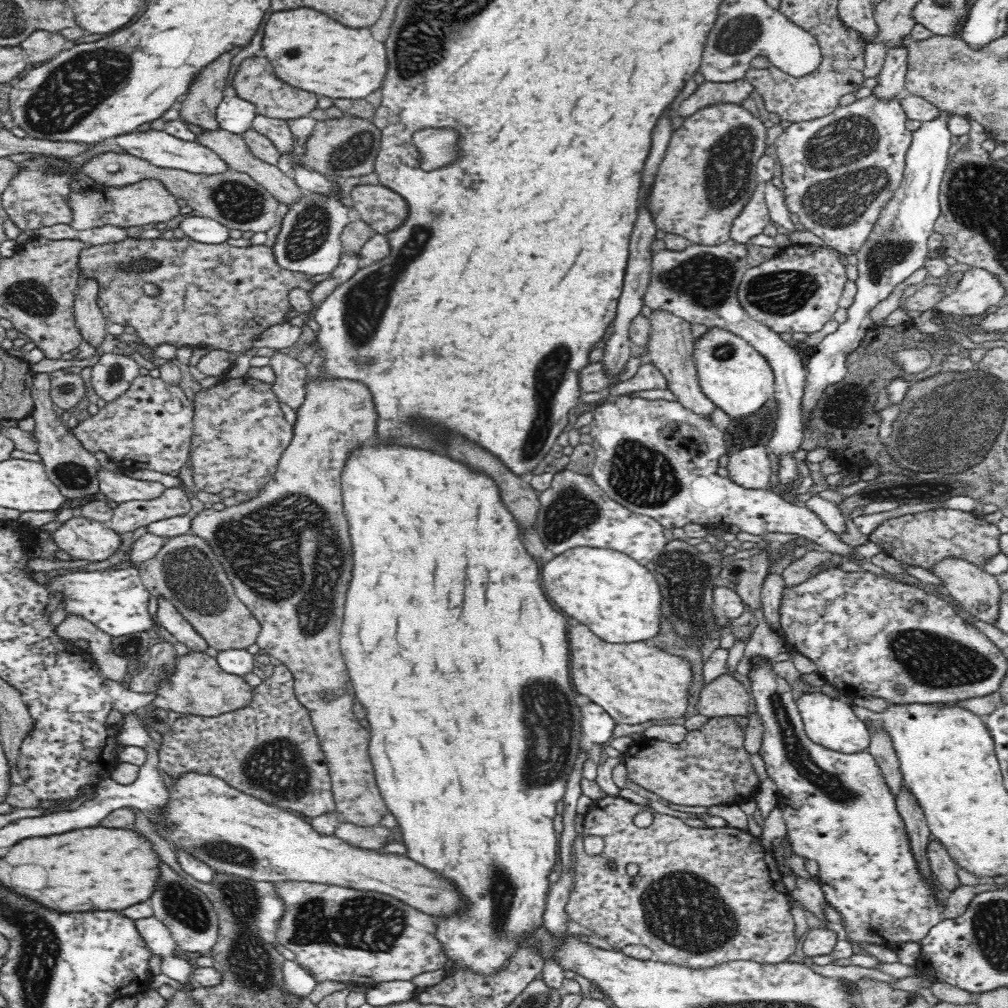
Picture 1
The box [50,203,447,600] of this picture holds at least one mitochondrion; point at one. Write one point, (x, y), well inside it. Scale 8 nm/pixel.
(365, 304)

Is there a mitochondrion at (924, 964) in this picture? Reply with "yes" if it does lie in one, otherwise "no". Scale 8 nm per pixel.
no

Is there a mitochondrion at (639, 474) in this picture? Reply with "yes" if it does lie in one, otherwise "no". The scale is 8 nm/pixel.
yes

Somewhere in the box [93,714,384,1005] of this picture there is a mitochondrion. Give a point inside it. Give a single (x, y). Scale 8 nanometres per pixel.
(250, 965)

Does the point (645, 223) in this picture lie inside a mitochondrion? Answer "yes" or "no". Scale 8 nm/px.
no

